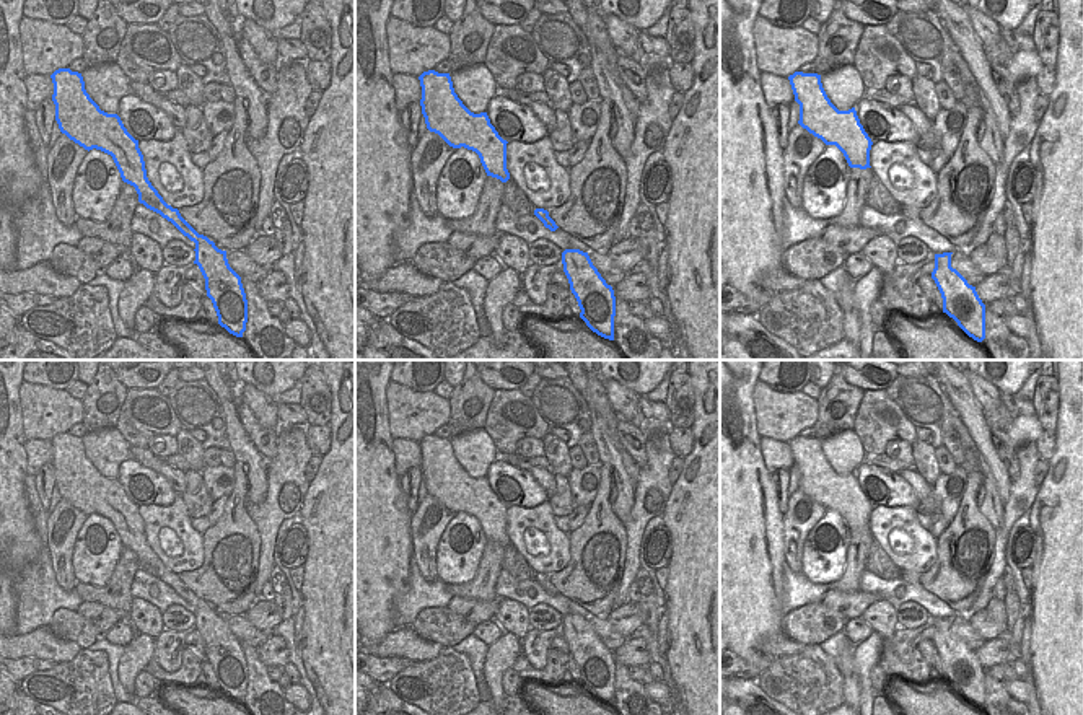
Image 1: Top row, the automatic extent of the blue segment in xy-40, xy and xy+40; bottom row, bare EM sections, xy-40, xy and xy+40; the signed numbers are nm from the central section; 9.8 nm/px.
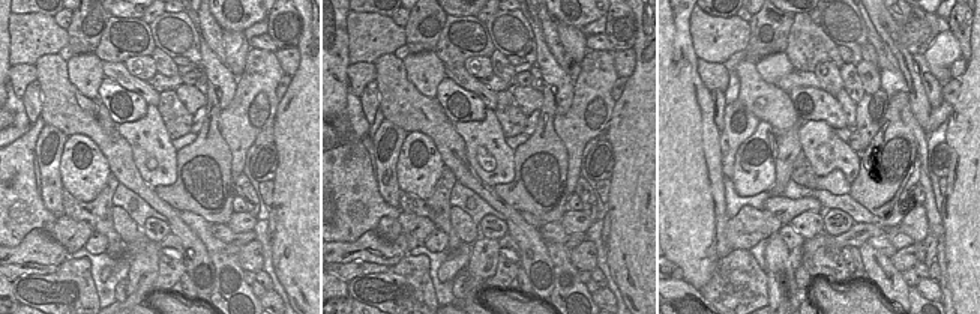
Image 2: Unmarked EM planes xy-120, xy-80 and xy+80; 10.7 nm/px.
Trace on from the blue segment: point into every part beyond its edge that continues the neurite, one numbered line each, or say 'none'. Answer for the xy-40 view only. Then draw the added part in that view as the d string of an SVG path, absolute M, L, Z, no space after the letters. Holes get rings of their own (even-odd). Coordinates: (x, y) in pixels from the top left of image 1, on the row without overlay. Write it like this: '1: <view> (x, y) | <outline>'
none

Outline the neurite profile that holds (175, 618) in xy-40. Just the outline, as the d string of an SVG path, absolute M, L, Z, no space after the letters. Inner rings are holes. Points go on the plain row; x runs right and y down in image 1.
M173 604L163 612L163 625L164 630L174 630L174 632L194 629L195 616L187 609L184 609L182 606Z

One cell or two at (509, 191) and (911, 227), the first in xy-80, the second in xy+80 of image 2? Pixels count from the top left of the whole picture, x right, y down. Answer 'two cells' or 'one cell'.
two cells

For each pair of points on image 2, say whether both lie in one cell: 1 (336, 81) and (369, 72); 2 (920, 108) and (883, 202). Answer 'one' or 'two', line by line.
1: two
2: two

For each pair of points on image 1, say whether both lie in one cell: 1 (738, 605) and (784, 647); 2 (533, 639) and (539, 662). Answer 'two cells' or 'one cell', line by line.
1: two cells
2: one cell

